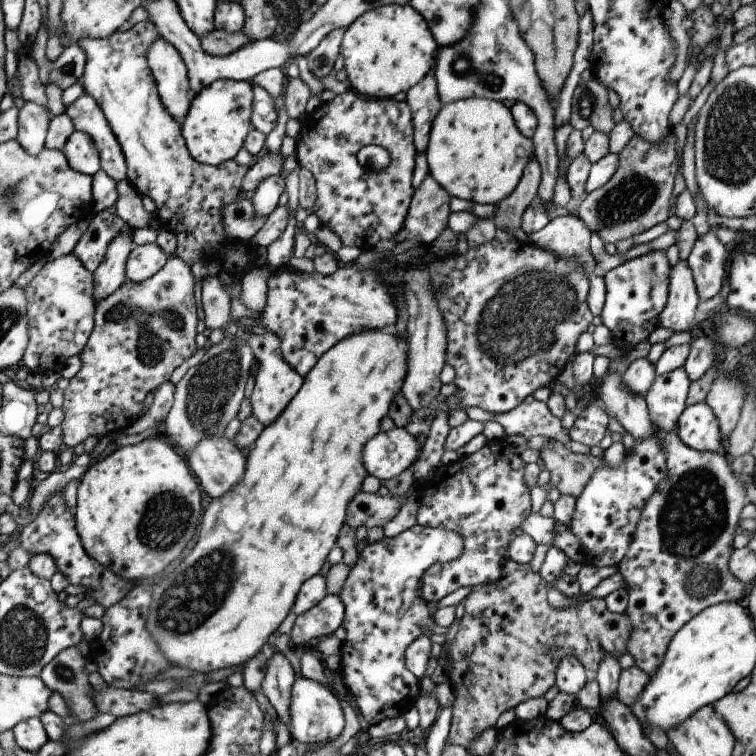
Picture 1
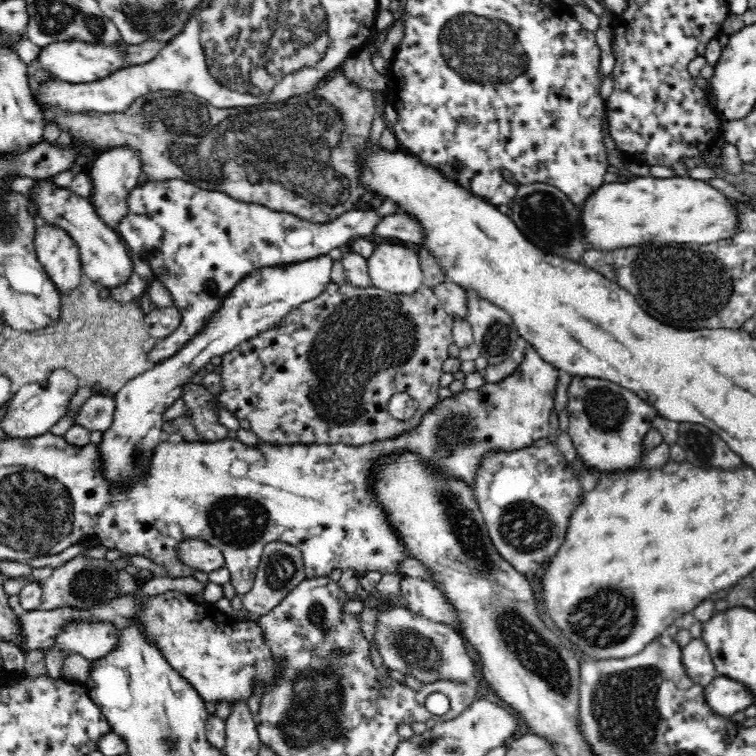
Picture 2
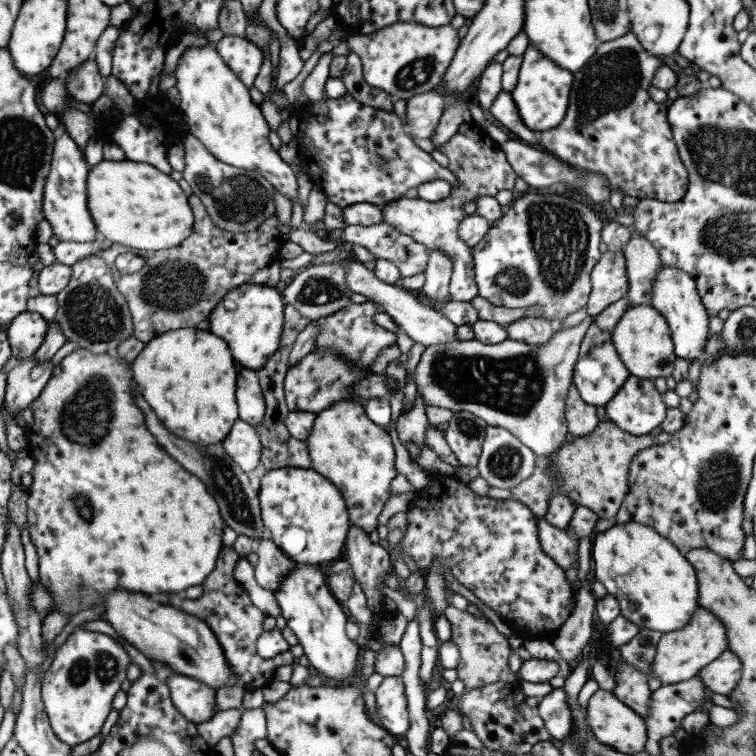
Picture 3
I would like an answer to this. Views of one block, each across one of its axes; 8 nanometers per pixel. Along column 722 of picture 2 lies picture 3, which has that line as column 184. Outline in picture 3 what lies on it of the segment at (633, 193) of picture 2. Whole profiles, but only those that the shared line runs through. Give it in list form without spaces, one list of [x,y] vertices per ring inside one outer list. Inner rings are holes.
[[[103,159],[87,174],[87,210],[103,238],[137,250],[159,251],[177,246],[192,229],[190,206],[169,176],[145,162]]]

